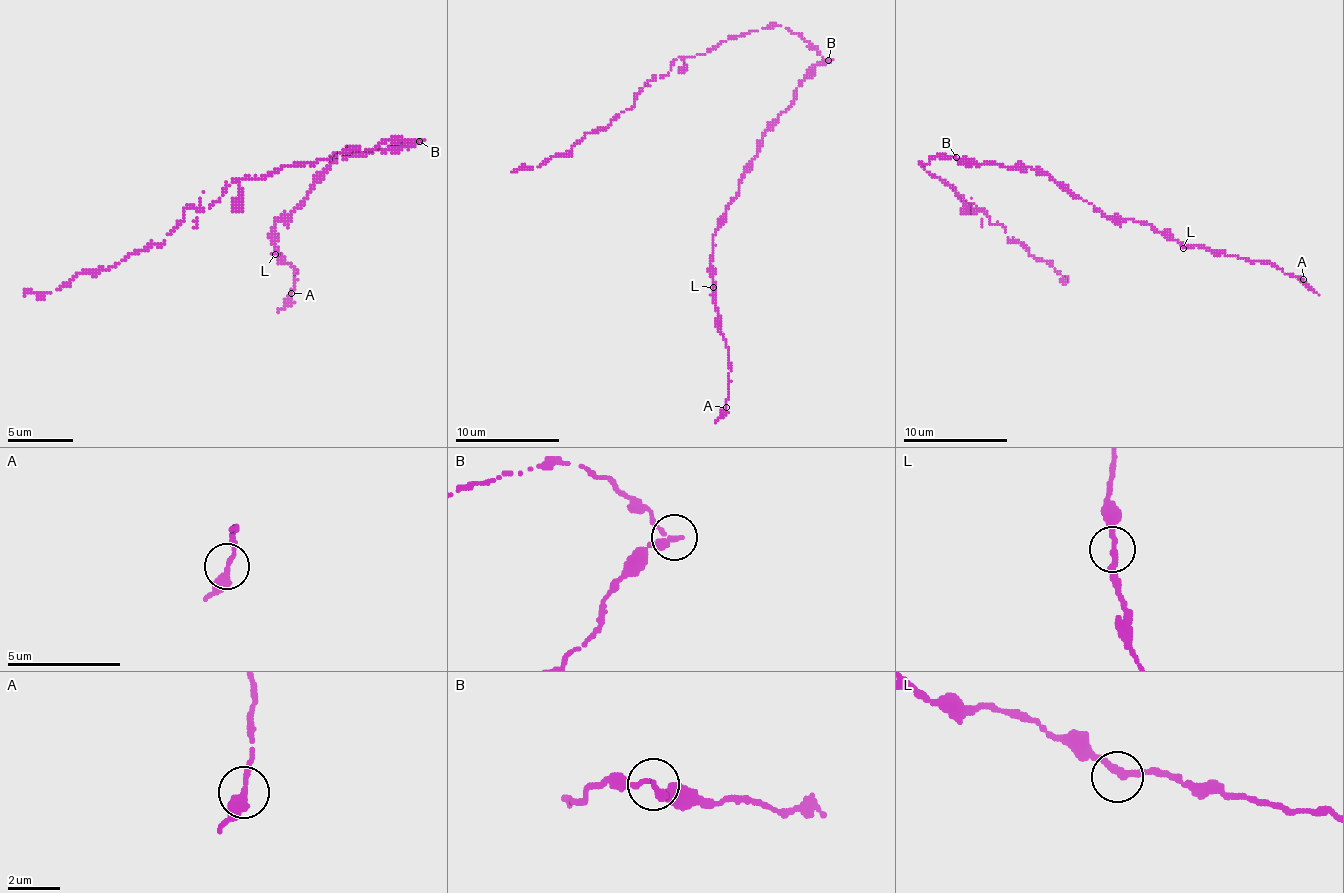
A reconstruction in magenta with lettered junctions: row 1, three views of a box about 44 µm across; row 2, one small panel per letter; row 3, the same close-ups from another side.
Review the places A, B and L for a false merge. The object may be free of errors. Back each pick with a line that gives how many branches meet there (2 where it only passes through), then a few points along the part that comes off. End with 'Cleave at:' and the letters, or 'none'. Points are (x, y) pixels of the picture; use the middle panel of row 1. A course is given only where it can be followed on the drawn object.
B: branches 2; course (828, 59), (781, 25), (731, 36), (705, 54), (679, 57), (629, 109), (569, 151), (511, 172)
Cleave at: B

